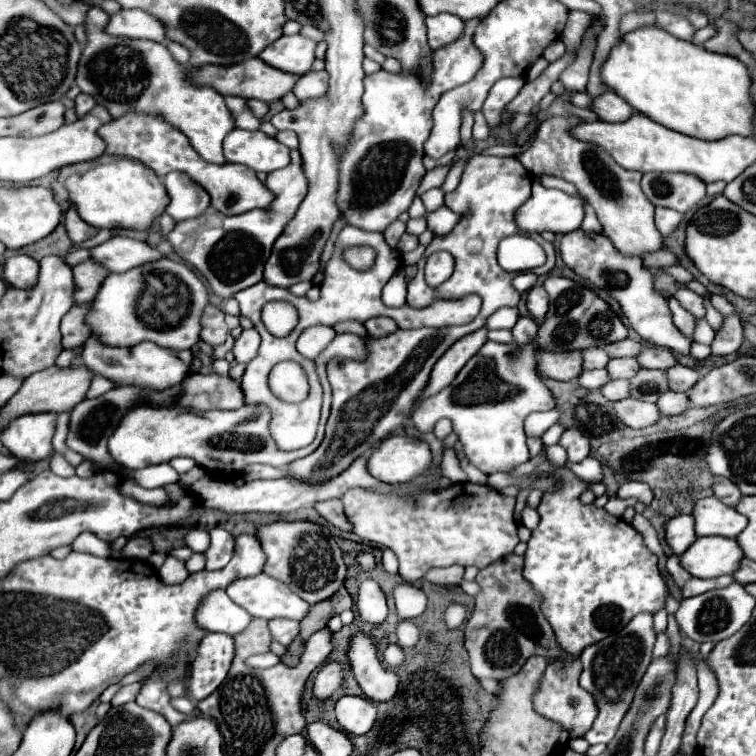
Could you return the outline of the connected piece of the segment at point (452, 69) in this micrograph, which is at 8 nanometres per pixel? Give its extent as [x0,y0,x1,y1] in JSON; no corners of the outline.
[338,21,482,231]

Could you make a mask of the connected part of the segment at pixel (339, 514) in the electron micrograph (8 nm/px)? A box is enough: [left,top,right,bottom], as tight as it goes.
[314,501,352,531]

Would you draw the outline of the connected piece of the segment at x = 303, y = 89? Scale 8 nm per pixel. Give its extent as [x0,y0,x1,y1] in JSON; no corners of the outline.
[294,71,328,101]

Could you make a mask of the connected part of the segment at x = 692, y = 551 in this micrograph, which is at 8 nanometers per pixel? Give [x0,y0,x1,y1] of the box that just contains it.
[680,537,744,579]

